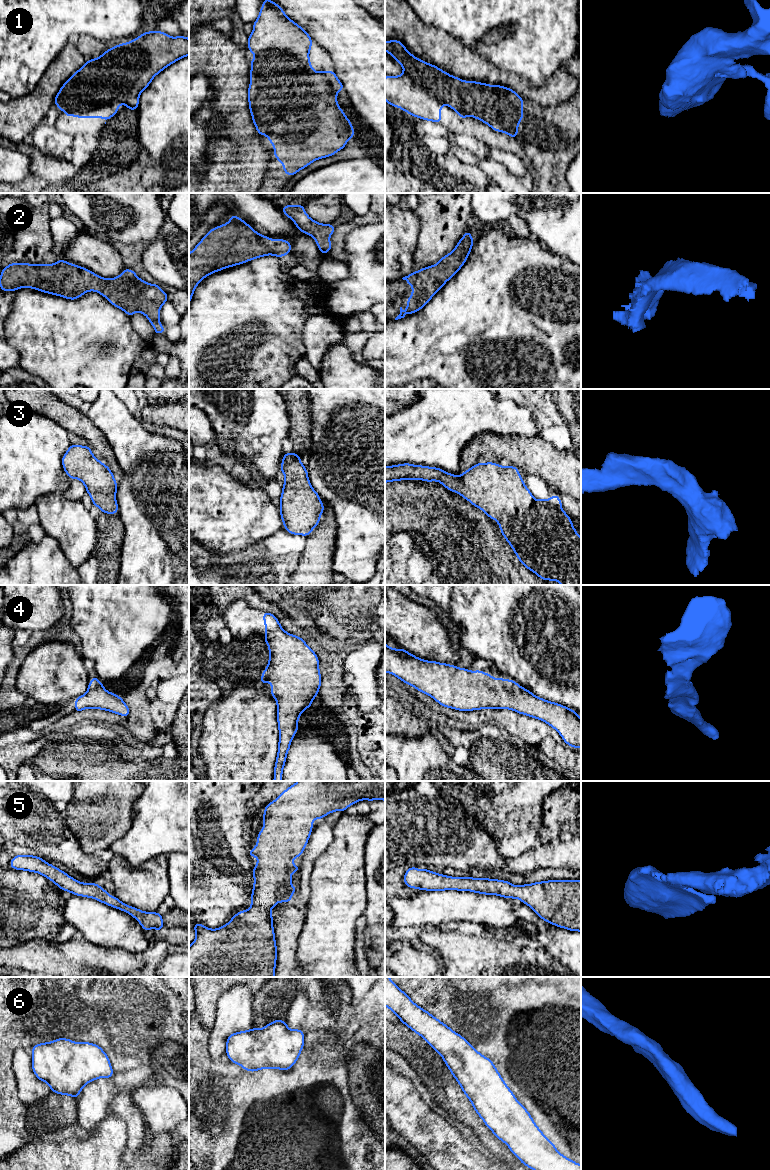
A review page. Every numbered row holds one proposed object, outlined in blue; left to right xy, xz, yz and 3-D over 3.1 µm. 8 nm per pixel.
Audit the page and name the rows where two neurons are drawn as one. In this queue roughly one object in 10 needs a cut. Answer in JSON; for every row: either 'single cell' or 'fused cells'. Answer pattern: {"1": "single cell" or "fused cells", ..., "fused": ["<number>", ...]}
{"1": "single cell", "2": "single cell", "3": "single cell", "4": "single cell", "5": "single cell", "6": "single cell", "fused": []}

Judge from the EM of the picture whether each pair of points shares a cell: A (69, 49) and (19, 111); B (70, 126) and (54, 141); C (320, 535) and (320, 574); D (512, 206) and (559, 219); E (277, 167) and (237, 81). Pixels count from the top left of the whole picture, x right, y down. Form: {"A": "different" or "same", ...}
{"A": "same", "B": "different", "C": "same", "D": "same", "E": "different"}

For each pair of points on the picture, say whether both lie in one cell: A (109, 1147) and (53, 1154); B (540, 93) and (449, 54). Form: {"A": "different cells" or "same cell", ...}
{"A": "same cell", "B": "same cell"}

